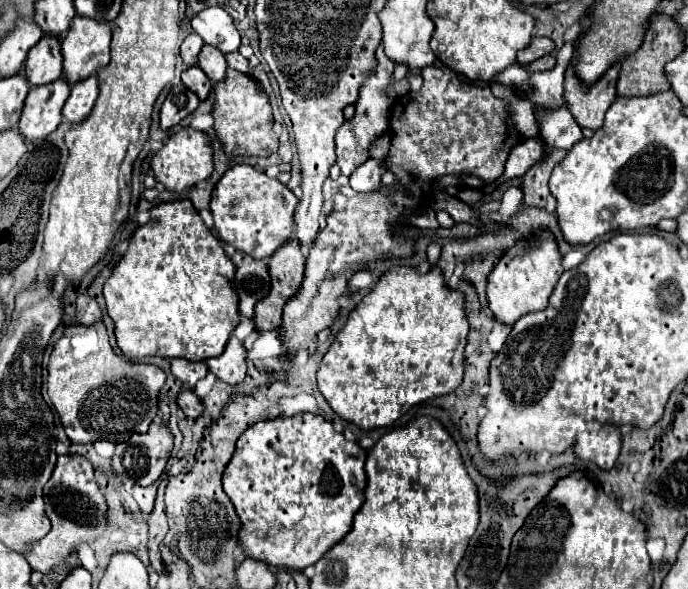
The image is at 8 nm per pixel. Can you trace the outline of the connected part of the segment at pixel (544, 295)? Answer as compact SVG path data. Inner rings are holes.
M549 229L541 231L539 239L517 241L511 249L507 249L497 261L495 269L489 273L487 281L487 301L493 317L501 323L513 325L525 313L547 309L547 301L555 289L555 283L565 271L561 261L563 257L559 253L559 245Z

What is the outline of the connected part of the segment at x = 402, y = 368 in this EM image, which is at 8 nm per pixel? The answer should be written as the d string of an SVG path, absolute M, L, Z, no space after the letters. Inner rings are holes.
M395 265L379 277L375 289L361 299L349 313L345 327L335 335L317 371L319 391L343 419L363 429L389 427L407 413L409 407L437 395L447 395L461 385L467 333L465 295L447 287L443 271L437 265L431 265L425 273L421 273L419 267Z

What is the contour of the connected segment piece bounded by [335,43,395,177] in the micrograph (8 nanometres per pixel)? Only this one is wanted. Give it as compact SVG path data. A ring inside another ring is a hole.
M383 43L375 51L375 61L377 61L377 65L371 71L371 77L367 77L363 81L361 89L359 89L359 99L355 101L355 115L353 115L353 119L345 119L345 123L335 133L337 165L341 167L341 173L345 177L351 177L351 173L371 157L369 155L371 143L377 141L391 125L391 105L393 105L395 99L387 95L387 87L391 83L391 75L395 71L395 63L391 63L391 59L387 59L387 55L383 51Z

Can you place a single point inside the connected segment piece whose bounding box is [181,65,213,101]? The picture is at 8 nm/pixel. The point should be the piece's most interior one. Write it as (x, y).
(194, 78)

